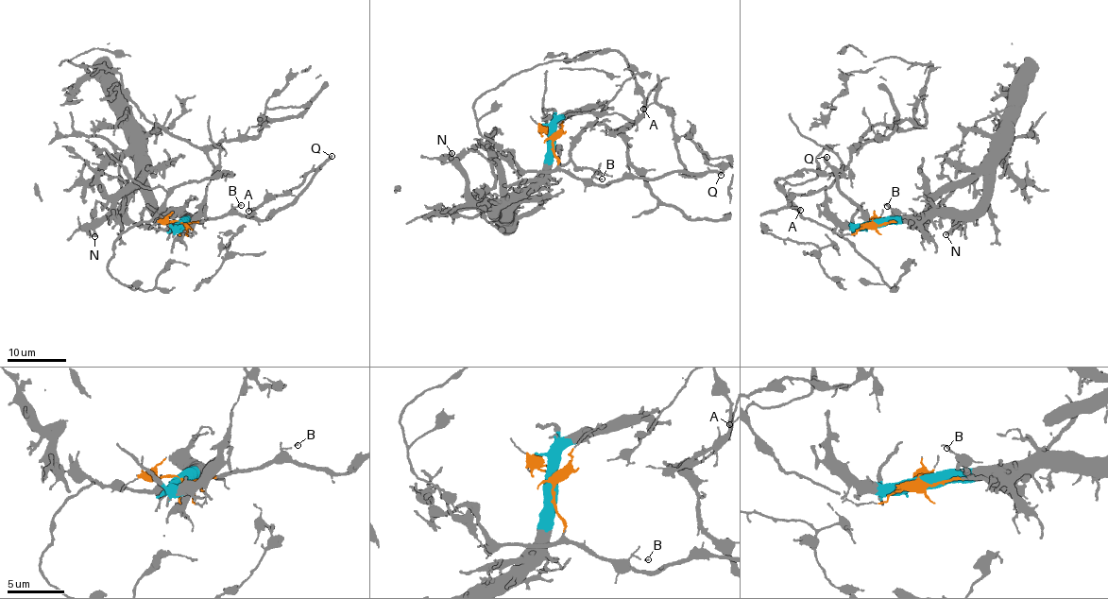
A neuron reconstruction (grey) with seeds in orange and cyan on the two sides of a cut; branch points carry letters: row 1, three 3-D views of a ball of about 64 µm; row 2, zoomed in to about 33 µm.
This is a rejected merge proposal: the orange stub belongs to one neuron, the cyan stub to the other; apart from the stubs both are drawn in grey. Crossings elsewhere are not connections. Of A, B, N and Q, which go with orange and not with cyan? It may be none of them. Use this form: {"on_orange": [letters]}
{"on_orange": ["A", "B", "Q"]}

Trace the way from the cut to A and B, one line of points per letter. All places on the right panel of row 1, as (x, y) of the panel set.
A: (876, 223), (896, 213), (873, 221), (843, 193), (840, 171), (828, 187), (792, 196), (800, 210)
B: (876, 223), (897, 221), (896, 213), (887, 205)

